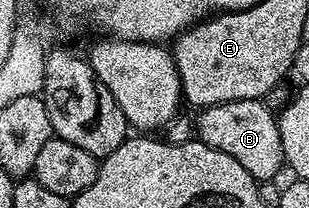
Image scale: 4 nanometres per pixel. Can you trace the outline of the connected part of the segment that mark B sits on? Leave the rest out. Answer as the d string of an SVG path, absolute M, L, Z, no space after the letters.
M256 98L232 100L215 106L203 106L196 114L197 141L232 156L232 160L236 160L236 164L240 164L244 172L248 172L262 184L284 170L286 161L284 144L280 144L280 128L275 111L270 111L266 104Z

